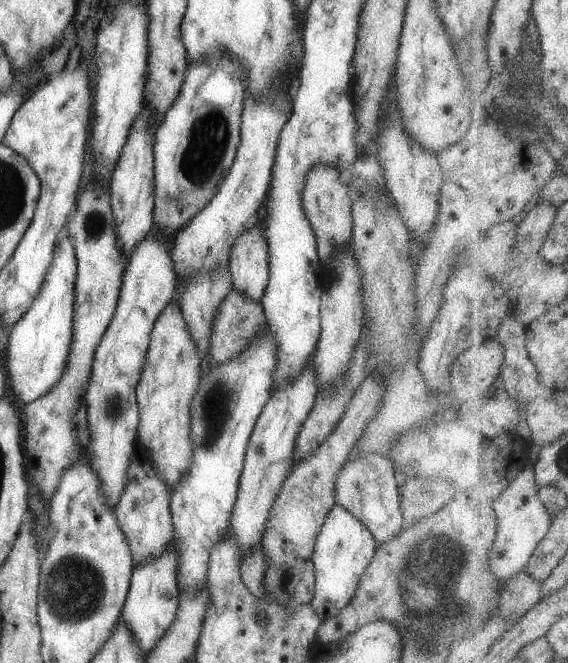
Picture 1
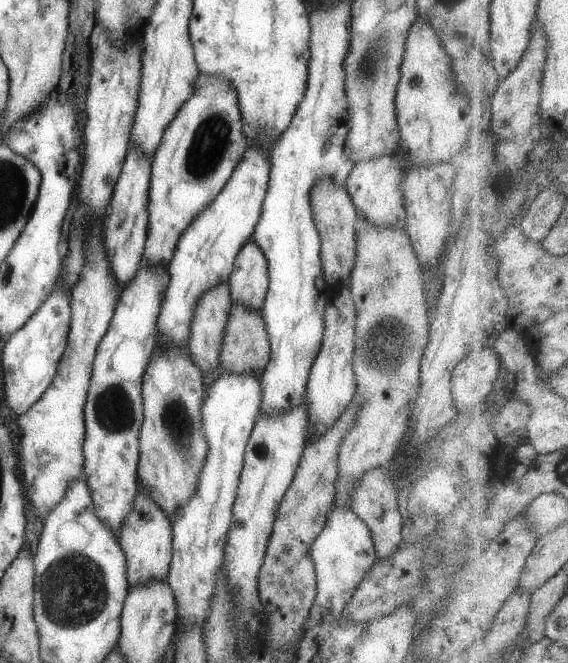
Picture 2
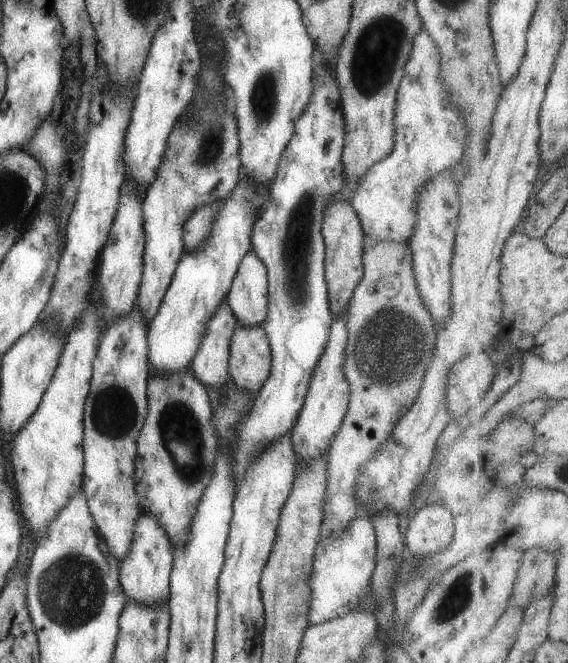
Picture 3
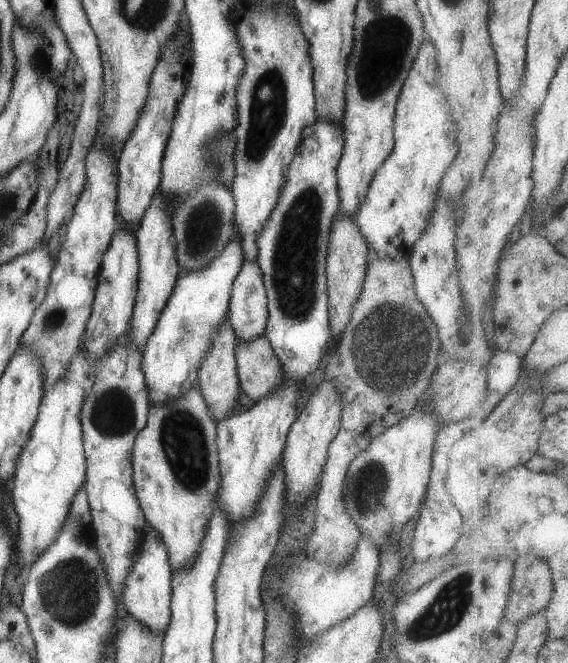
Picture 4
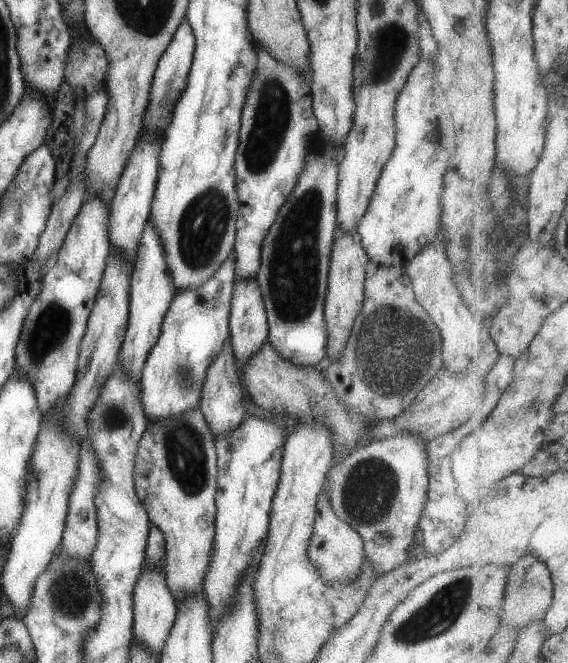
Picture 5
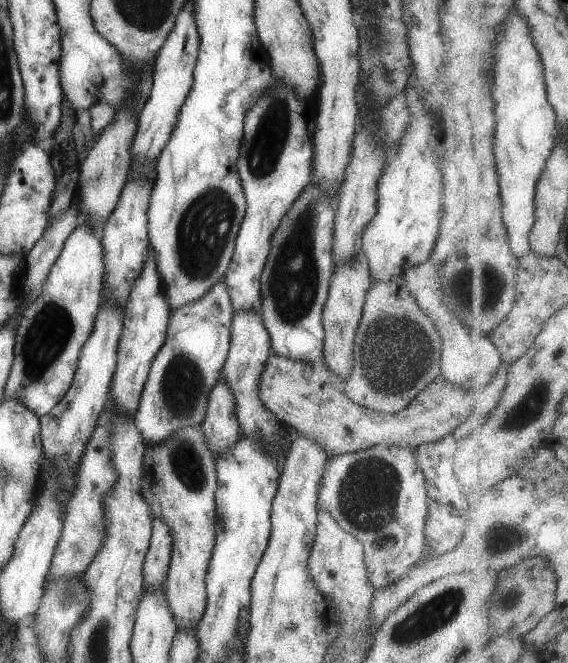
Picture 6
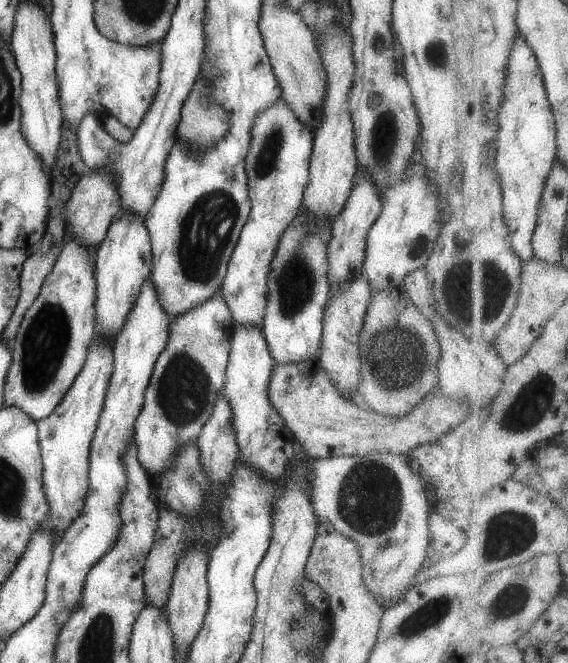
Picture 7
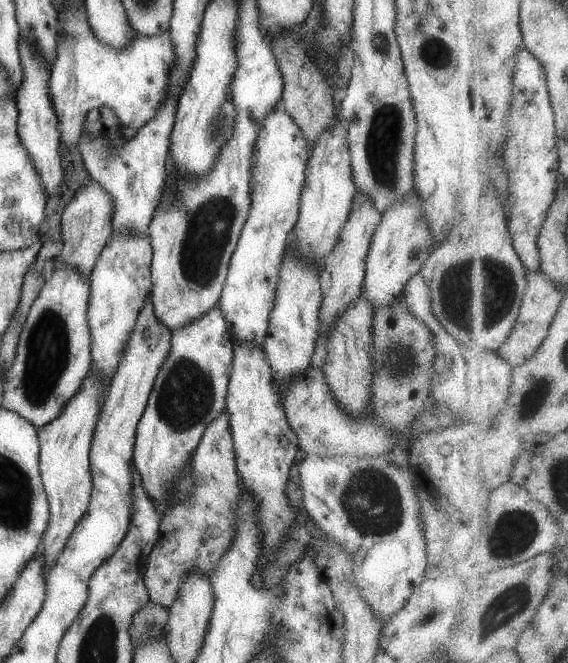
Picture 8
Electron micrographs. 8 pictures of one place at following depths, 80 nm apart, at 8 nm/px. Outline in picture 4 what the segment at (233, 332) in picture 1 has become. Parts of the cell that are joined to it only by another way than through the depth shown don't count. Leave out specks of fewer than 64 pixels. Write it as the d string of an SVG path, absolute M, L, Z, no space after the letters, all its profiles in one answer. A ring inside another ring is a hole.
M264 334L252 341L236 340L234 357L240 389L254 403L270 392L282 390L282 370Z

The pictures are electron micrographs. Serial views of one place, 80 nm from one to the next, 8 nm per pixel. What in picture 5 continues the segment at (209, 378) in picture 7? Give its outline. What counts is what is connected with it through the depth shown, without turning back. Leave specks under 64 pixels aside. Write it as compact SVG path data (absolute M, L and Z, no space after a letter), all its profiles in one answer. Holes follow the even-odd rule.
M231 252L203 284L176 291L163 316L157 342L151 346L141 368L139 402L146 428L167 418L177 418L199 405L205 370L221 352L223 342L230 338L228 319L235 280L235 254Z

